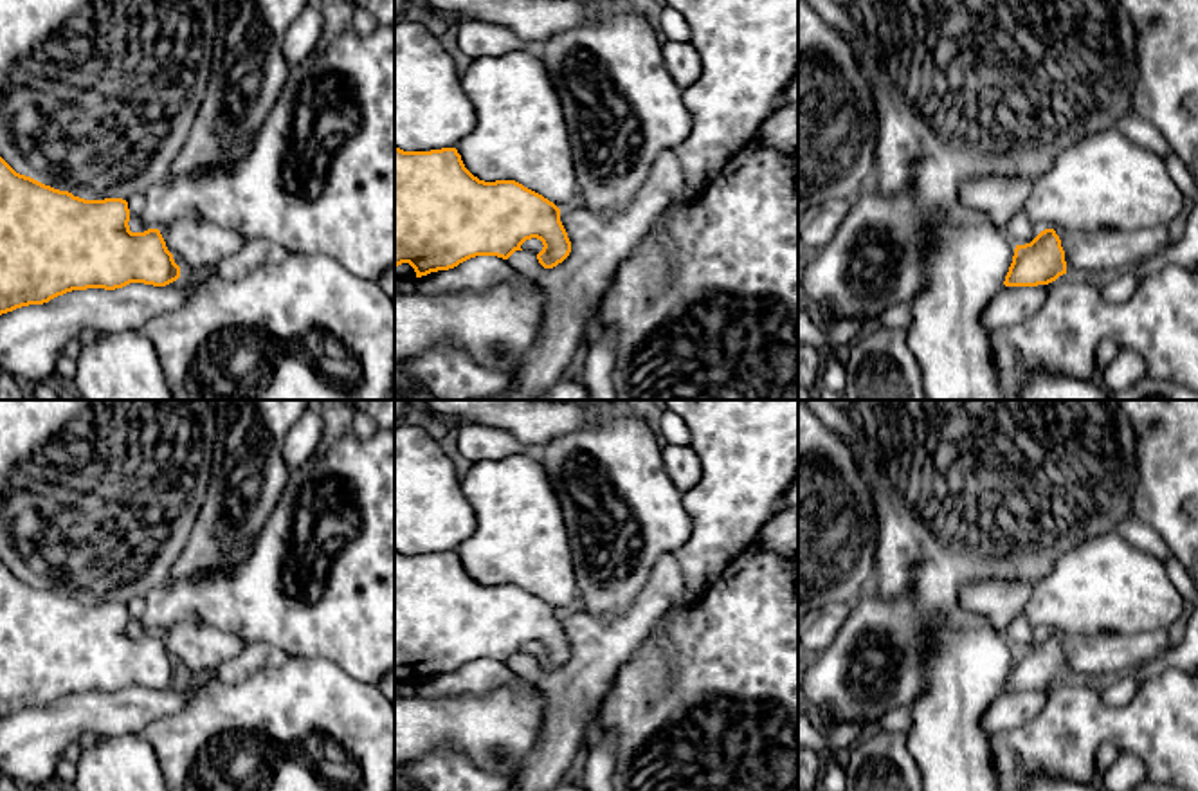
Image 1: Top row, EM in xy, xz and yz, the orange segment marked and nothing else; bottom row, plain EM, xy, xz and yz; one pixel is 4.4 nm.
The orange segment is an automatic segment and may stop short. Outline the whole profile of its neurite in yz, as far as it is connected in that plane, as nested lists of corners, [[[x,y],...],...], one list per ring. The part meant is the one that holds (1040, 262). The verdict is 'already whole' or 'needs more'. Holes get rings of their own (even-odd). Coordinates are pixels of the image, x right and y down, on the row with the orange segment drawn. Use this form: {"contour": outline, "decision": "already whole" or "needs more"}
{"contour": [[[1054,229],[1041,231],[1030,243],[1016,245],[1005,286],[1038,286],[1066,274],[1065,250]]], "decision": "already whole"}

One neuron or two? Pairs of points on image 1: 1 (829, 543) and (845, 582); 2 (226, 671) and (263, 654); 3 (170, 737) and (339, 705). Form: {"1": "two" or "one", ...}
{"1": "one", "2": "one", "3": "one"}

